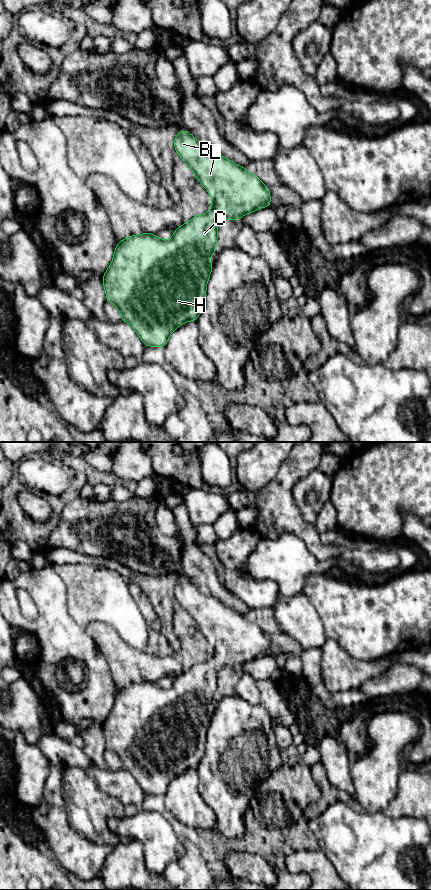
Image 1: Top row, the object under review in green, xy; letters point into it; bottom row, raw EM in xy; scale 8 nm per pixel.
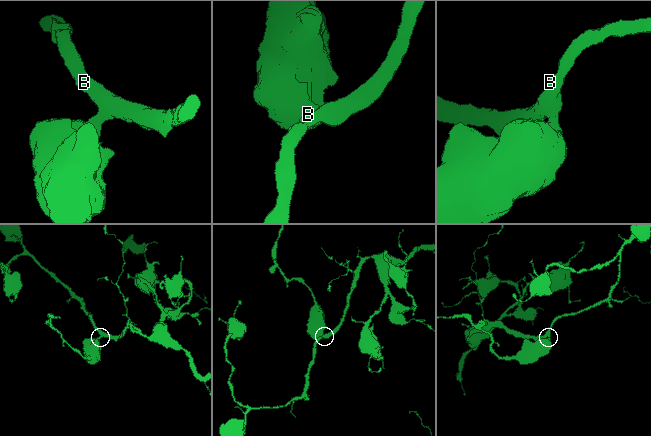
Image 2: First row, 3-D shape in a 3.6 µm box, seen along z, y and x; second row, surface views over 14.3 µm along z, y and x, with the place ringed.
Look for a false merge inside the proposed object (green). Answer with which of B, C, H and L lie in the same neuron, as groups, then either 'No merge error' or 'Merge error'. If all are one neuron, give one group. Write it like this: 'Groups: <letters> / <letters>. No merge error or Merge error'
Groups: B C H L. No merge error

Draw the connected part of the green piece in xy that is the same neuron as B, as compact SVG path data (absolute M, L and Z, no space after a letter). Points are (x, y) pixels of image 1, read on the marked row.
M186 130L178 131L174 146L178 155L192 169L195 177L211 193L211 210L206 214L196 215L188 223L176 228L169 240L161 240L156 234L144 233L118 241L113 260L103 275L106 300L119 309L121 321L133 327L145 347L166 347L172 331L187 321L197 321L205 305L206 286L213 268L211 254L217 252L218 224L224 219L237 221L246 214L273 205L268 187L256 175L224 158L215 149L202 145Z

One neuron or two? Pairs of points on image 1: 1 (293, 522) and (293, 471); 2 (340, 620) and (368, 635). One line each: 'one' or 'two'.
1: one
2: one

